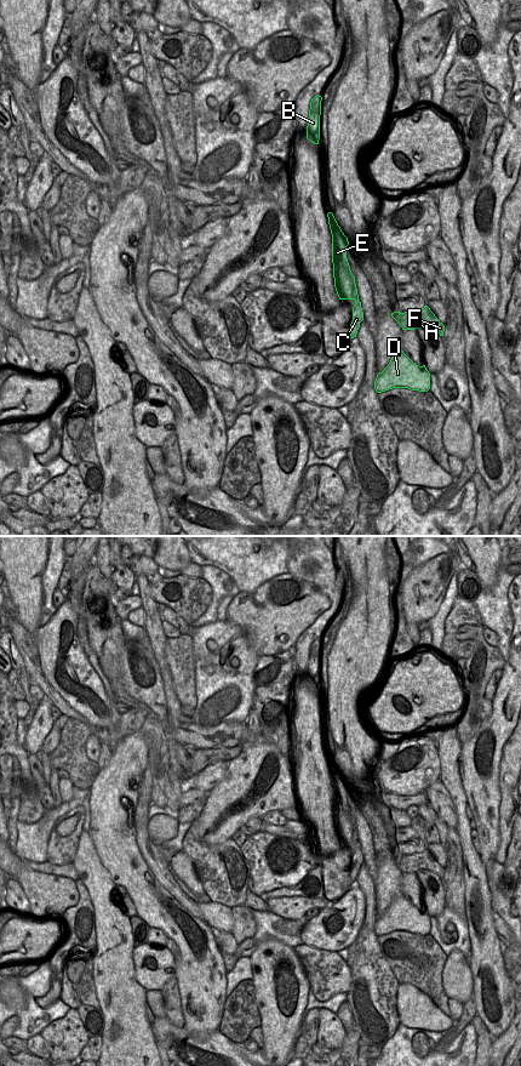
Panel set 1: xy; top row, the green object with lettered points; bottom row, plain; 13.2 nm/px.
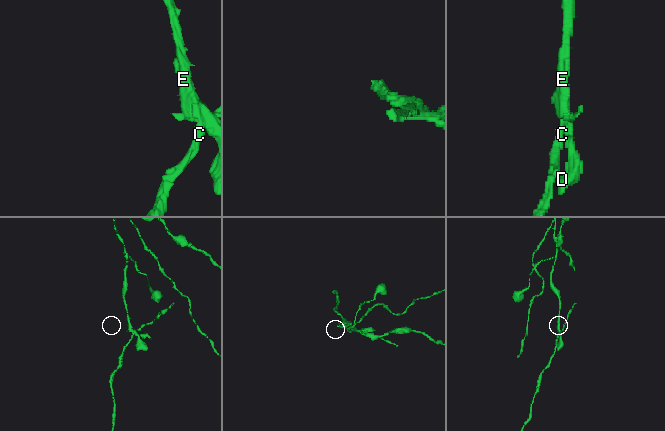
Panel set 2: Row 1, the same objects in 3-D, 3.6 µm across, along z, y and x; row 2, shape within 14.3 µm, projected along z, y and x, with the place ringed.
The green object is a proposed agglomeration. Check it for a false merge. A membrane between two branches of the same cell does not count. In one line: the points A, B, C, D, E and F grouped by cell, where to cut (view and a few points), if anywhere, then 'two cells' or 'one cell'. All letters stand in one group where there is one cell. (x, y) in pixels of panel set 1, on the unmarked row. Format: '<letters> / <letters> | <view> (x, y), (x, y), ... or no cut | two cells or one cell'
A B D E F / C | xy (359, 844), (355, 849) | two cells

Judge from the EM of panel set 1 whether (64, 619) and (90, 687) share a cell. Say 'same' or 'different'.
same

